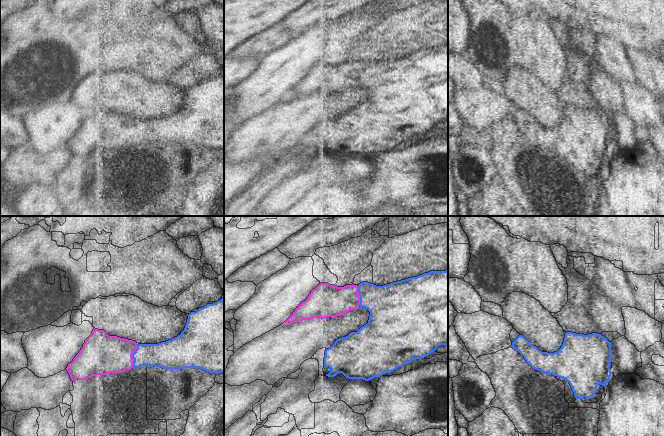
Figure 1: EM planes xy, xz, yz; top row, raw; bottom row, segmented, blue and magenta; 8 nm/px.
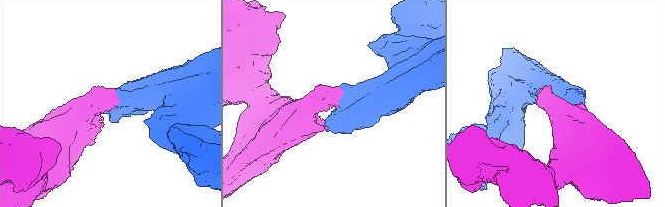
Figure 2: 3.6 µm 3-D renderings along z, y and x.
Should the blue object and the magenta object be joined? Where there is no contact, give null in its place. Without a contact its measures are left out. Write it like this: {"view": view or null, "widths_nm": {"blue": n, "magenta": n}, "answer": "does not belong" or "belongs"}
{"view": "xy", "widths_nm": {"blue": 200, "magenta": 320}, "answer": "belongs"}

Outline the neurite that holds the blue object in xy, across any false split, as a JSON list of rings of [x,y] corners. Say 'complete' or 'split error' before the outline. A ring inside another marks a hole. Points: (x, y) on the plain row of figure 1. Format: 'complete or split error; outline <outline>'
split error; outline [[[224,75],[191,88],[180,111],[158,120],[137,120],[94,104],[66,146],[73,157],[140,142],[224,148]]]

